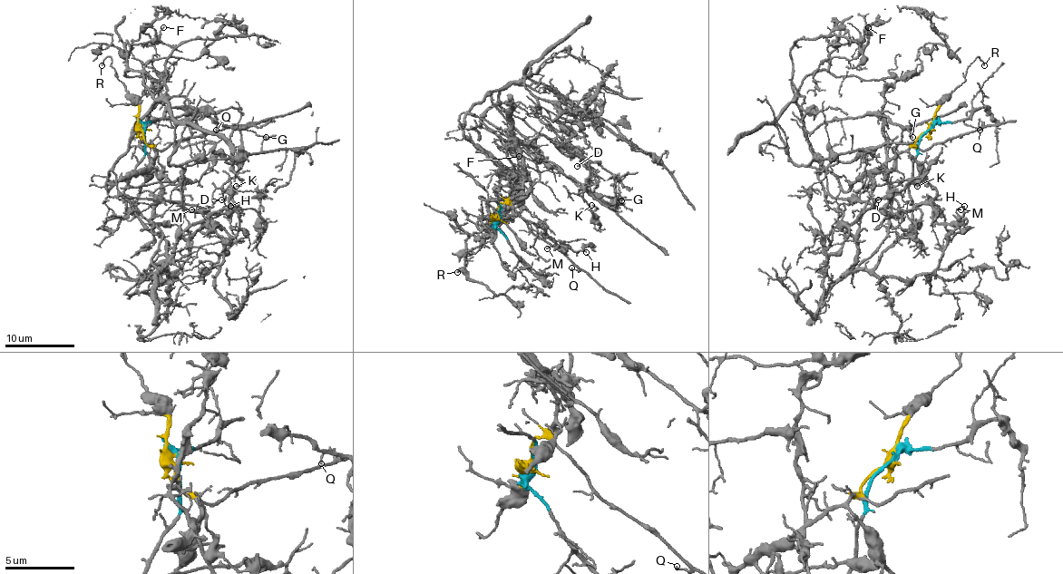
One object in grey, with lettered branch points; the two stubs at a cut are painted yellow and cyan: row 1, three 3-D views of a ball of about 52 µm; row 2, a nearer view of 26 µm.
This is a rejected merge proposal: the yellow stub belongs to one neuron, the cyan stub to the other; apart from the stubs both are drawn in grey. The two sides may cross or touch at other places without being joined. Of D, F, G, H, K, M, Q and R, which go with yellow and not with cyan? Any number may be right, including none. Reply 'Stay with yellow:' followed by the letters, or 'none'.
Stay with yellow: F, G, Q, R

